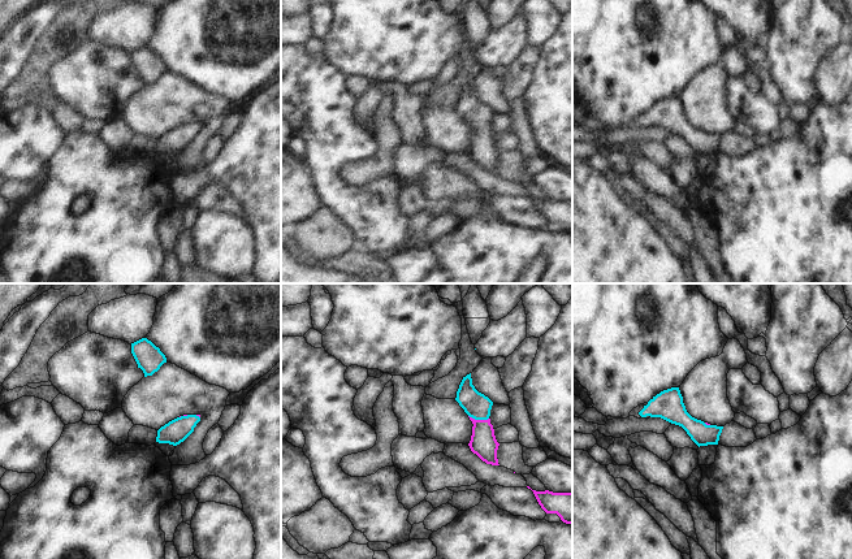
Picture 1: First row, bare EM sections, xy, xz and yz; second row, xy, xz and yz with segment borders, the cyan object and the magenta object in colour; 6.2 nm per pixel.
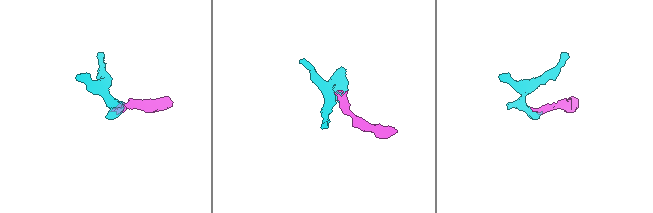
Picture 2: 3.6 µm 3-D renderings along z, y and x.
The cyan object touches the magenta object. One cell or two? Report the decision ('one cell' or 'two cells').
one cell

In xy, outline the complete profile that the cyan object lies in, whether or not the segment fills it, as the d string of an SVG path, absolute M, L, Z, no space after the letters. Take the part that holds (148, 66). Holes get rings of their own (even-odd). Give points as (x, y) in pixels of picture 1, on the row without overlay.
M147 47L131 52L131 62L144 82L144 86L152 84L166 72L165 64Z

